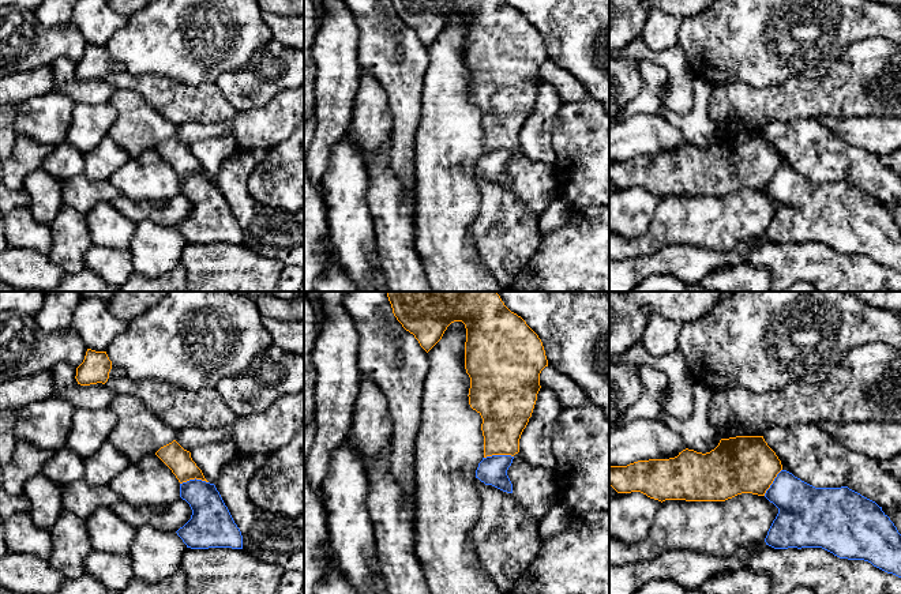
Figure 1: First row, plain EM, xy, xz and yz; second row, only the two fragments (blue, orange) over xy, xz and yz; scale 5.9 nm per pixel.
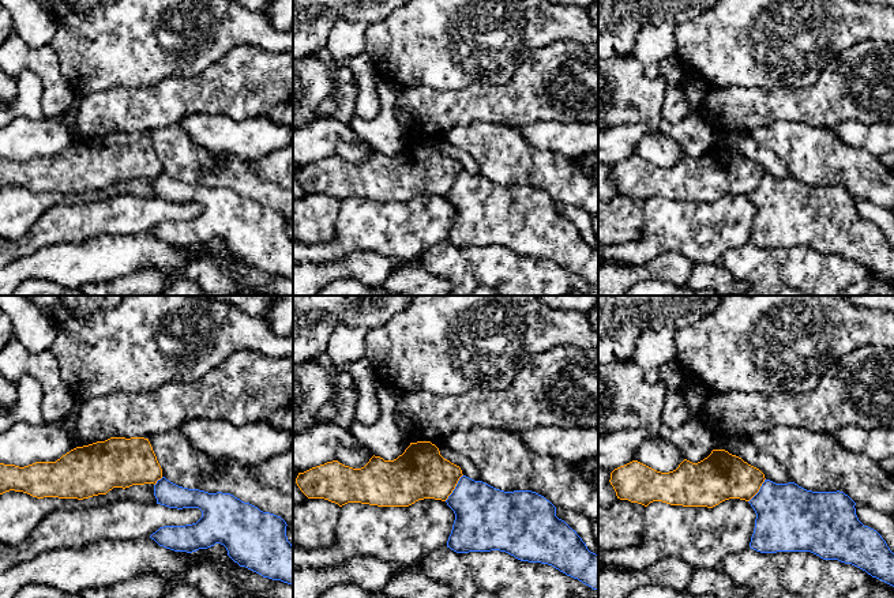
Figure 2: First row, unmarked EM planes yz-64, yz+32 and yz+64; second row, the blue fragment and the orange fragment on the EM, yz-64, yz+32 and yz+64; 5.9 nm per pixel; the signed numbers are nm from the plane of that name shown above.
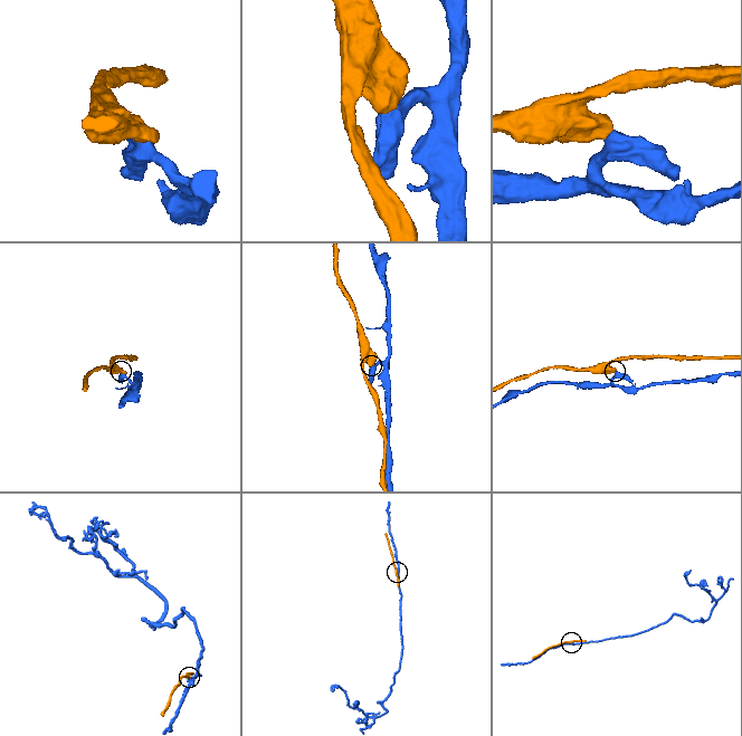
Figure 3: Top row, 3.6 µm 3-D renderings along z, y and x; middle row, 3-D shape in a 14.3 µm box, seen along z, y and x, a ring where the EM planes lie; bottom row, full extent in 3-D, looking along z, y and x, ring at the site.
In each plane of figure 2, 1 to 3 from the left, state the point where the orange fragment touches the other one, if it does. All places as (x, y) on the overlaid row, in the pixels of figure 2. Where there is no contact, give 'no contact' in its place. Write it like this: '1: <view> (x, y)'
1: yz-64 (157, 481)
2: yz+32 (455, 488)
3: yz+64 (759, 491)

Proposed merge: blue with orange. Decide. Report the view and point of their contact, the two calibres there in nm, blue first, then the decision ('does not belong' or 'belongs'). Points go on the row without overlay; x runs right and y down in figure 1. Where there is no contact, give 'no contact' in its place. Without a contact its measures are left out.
meets blue in xz at (498, 150); 180 nm thick on the blue side, 280 nm on the other; does not belong

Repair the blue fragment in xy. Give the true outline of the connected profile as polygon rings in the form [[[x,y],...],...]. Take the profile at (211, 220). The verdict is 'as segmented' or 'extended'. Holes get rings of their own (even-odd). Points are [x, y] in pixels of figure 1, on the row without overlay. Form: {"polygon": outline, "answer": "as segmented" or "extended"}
{"polygon": [[[189,174],[180,178],[180,192],[191,204],[191,214],[176,228],[191,244],[243,244],[243,230],[214,178]]], "answer": "as segmented"}

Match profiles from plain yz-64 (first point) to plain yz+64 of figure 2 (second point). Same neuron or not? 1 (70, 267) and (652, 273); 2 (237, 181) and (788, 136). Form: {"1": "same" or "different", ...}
{"1": "same", "2": "same"}

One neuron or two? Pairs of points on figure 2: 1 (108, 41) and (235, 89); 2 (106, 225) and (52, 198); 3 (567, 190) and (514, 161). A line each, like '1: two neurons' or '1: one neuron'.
1: two neurons
2: two neurons
3: one neuron

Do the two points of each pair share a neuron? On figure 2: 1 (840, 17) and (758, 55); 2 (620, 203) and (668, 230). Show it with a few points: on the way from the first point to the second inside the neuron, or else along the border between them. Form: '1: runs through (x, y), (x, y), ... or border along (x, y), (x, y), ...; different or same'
1: runs through (819, 19), (793, 19), (778, 34); same
2: border along (646, 202), (642, 234), (626, 243); different

